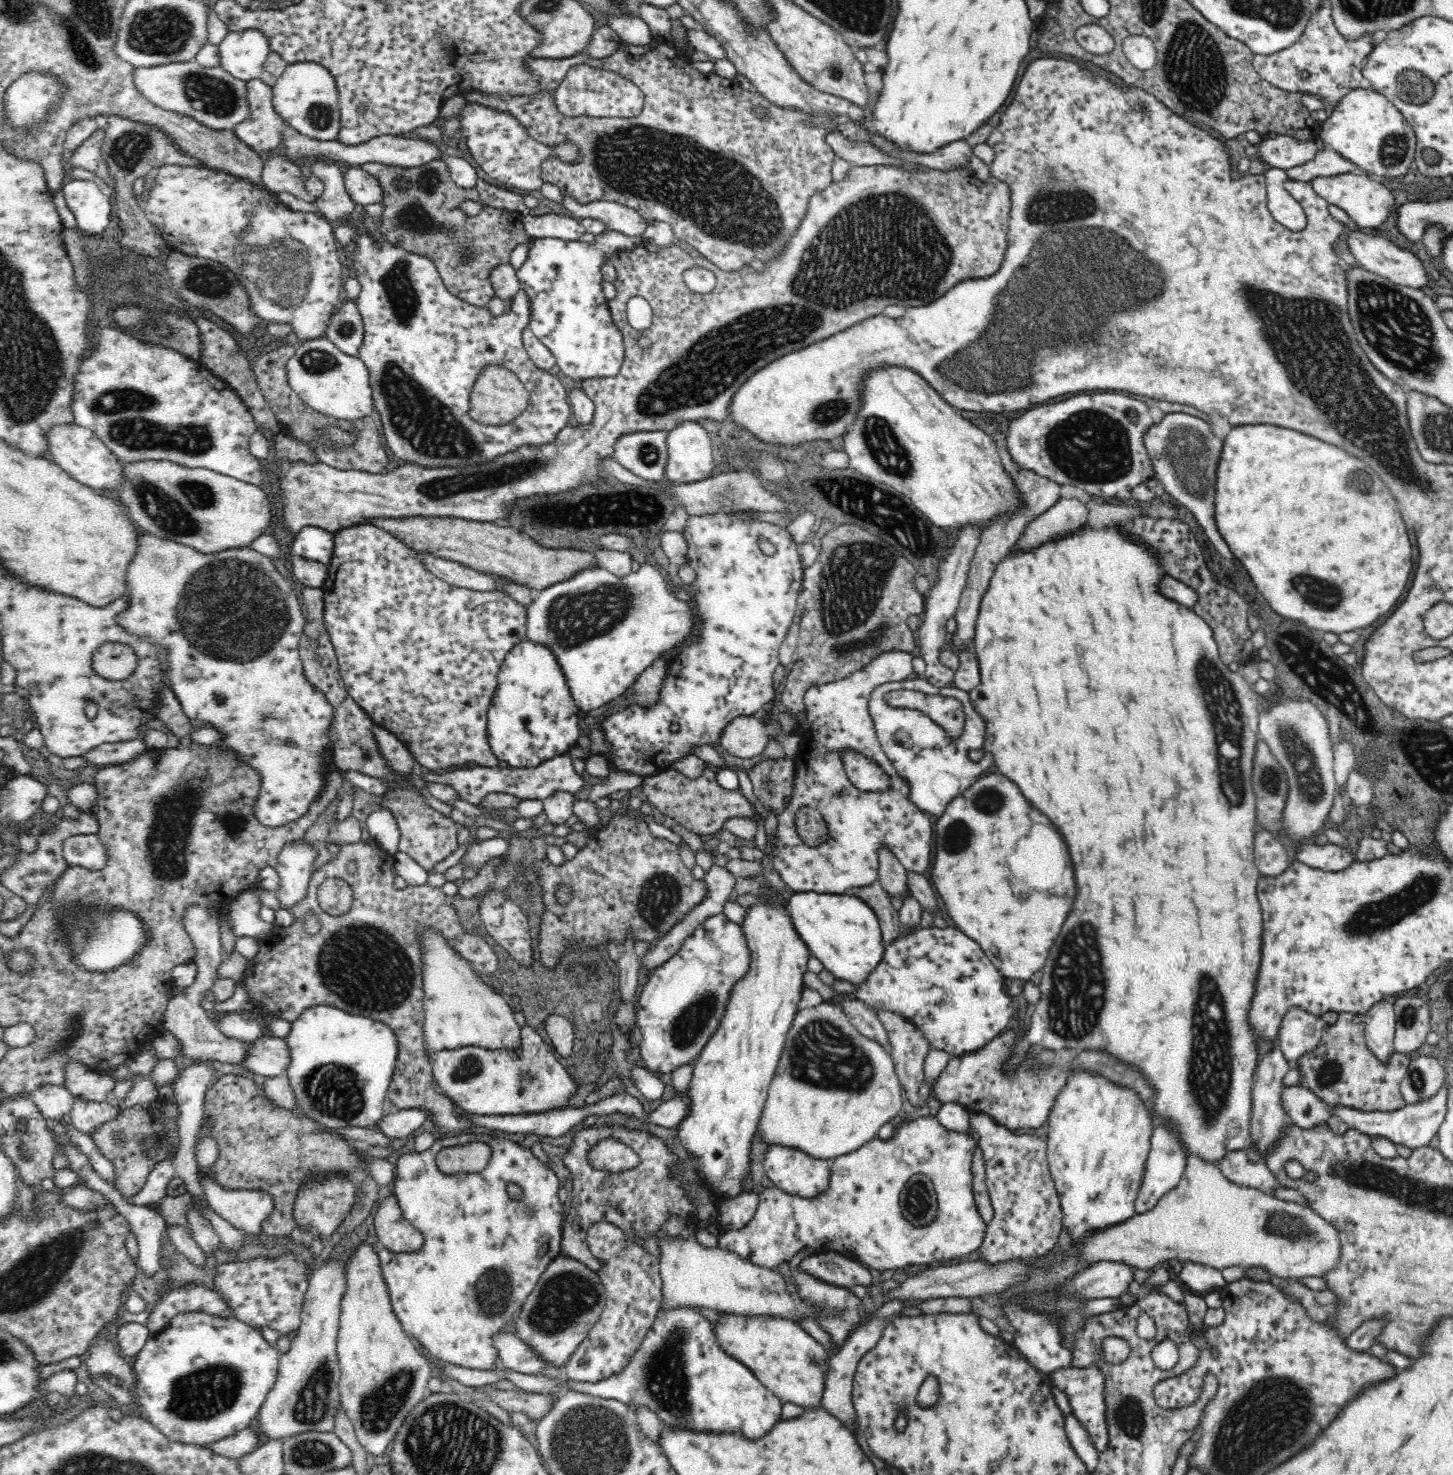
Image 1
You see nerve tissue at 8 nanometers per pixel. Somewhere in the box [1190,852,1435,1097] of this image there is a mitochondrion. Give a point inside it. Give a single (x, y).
(1330, 1072)

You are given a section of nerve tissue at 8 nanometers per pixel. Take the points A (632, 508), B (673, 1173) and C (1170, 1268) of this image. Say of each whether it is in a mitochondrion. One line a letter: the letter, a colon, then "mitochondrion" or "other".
A: mitochondrion
B: other
C: other

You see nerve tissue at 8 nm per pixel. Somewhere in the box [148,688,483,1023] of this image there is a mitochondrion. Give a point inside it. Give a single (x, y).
(366, 967)

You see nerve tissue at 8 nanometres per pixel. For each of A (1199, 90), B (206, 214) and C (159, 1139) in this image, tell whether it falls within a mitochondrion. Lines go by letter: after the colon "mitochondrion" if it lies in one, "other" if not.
A: mitochondrion
B: other
C: other

